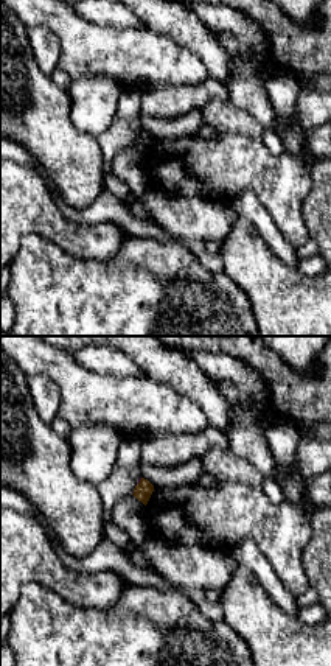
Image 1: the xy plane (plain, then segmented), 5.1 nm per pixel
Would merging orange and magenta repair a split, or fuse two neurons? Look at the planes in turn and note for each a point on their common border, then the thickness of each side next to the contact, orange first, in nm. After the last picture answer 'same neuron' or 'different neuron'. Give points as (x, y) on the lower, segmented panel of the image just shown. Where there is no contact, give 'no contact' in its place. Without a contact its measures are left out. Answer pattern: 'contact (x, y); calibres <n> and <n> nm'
contact (140, 481); calibres 90 and 20 nm

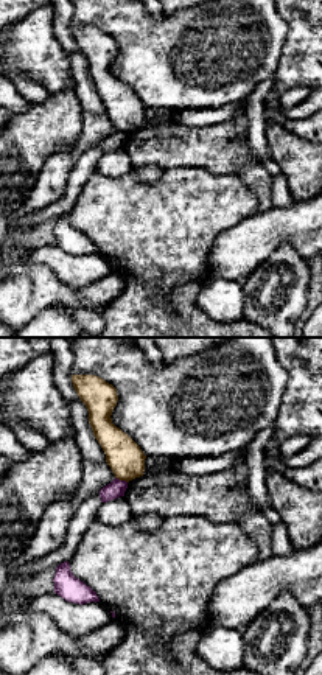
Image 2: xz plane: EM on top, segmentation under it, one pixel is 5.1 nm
contact (122, 479); calibres 190 and 90 nm

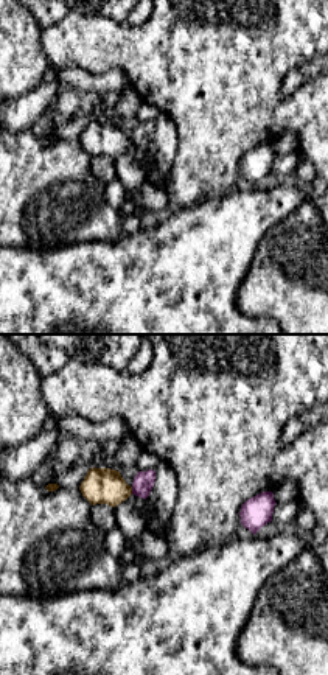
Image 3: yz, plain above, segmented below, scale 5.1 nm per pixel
contact (131, 490); calibres 190 and 110 nm

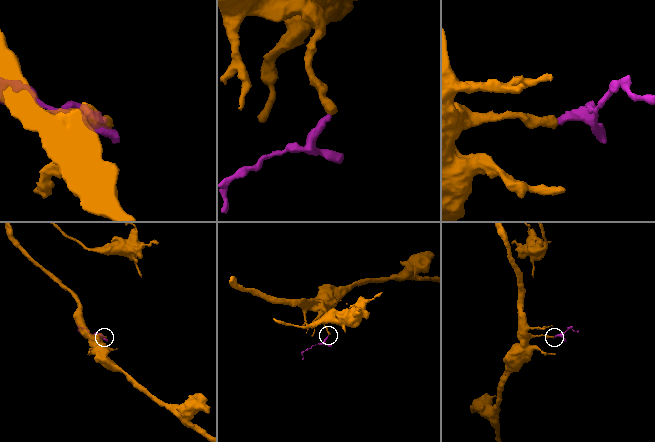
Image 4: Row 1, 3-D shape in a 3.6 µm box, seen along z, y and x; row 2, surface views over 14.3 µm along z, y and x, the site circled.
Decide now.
different neuron

